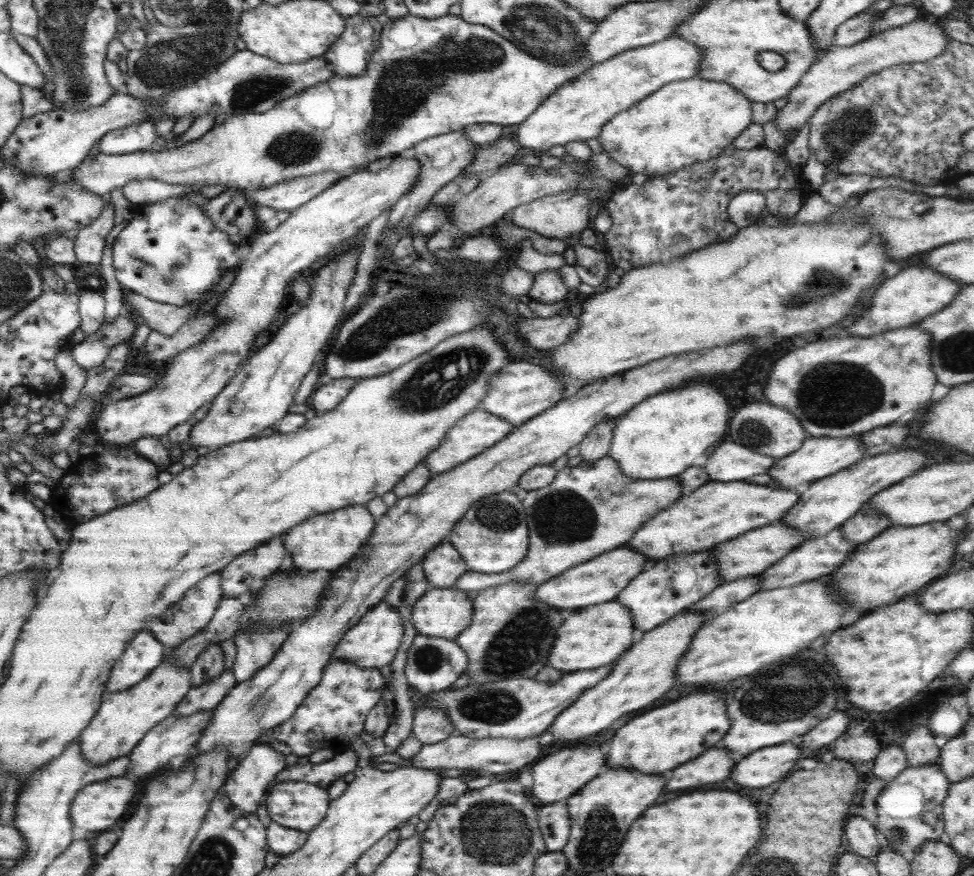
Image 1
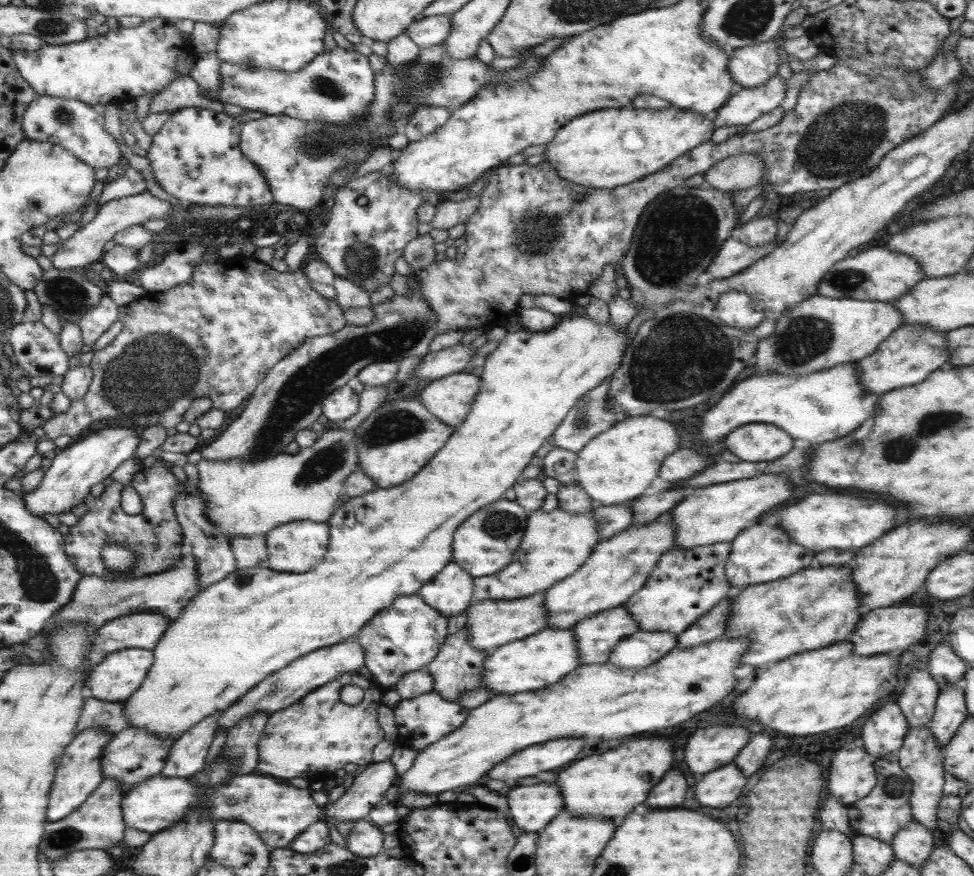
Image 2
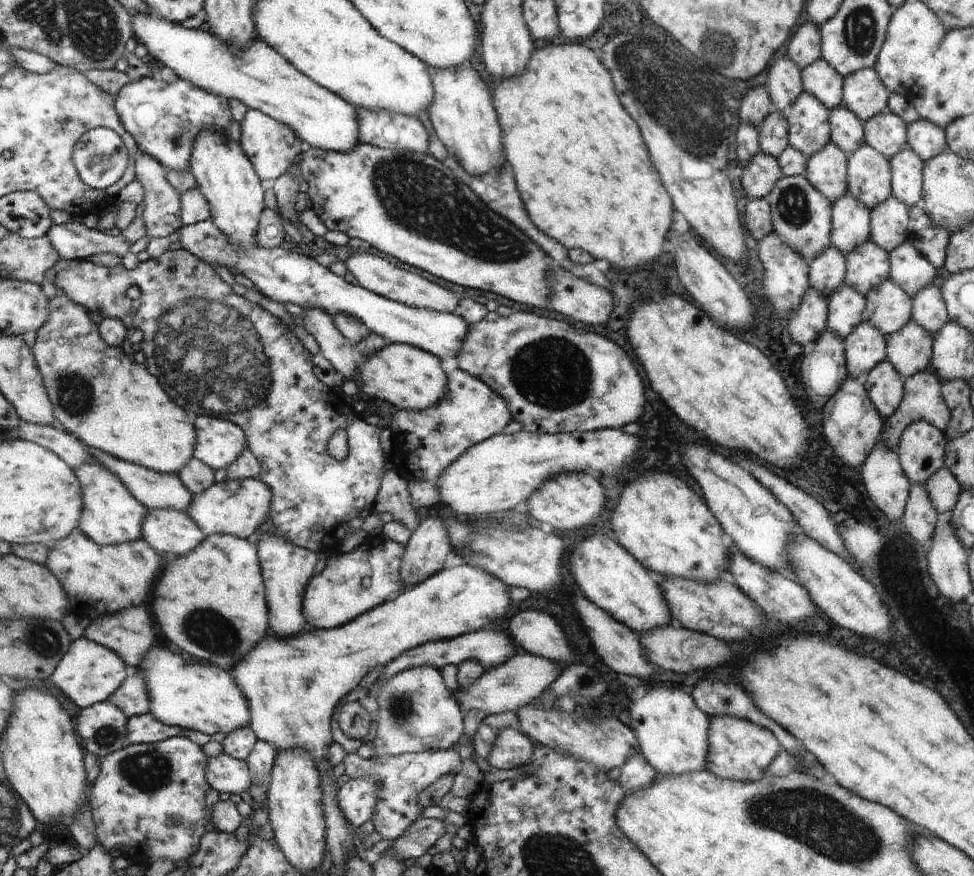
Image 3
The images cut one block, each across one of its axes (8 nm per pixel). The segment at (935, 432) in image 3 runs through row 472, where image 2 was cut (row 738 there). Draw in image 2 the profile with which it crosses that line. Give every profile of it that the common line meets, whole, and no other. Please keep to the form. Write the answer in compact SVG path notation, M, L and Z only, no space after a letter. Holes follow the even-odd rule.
M908 726L901 746L895 752L900 769L909 777L911 790L908 798L911 819L925 827L927 831L937 829L935 809L942 795L944 770L942 769L941 746L936 743L926 726Z

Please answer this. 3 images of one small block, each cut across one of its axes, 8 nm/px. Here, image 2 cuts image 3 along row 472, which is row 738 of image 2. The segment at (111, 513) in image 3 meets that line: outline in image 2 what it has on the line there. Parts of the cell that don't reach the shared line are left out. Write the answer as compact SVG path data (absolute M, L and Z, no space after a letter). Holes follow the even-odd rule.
M84 728L73 737L73 740L65 747L64 755L60 758L55 776L48 794L48 808L45 809L45 820L56 822L74 812L84 802L90 792L93 792L102 781L100 758L105 744L109 742L111 734L101 729Z

